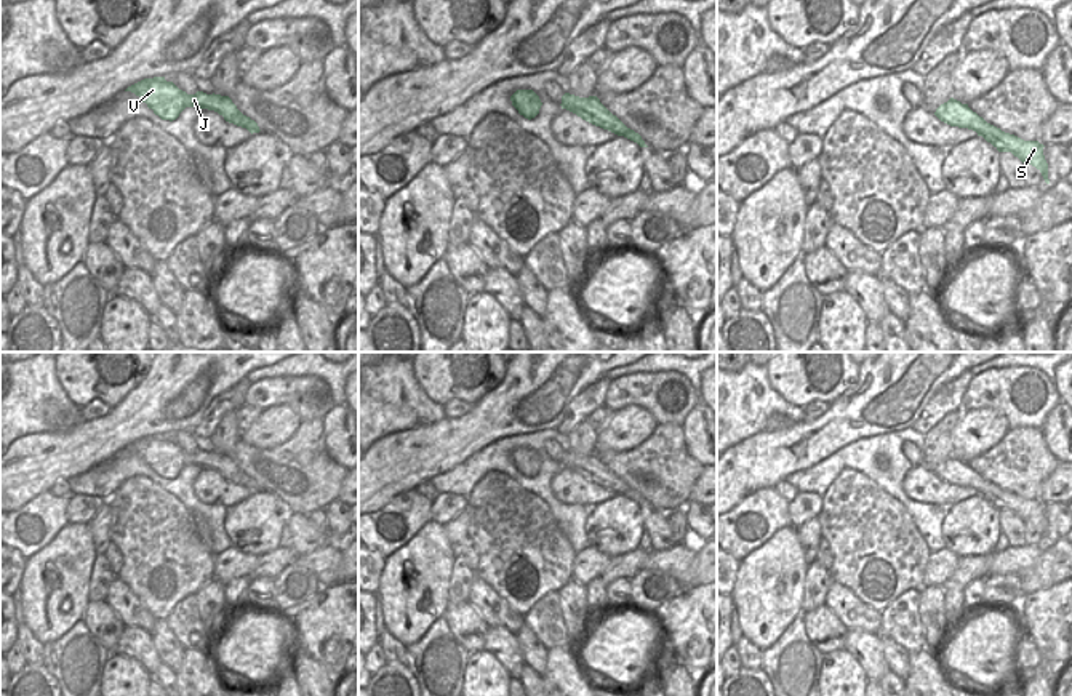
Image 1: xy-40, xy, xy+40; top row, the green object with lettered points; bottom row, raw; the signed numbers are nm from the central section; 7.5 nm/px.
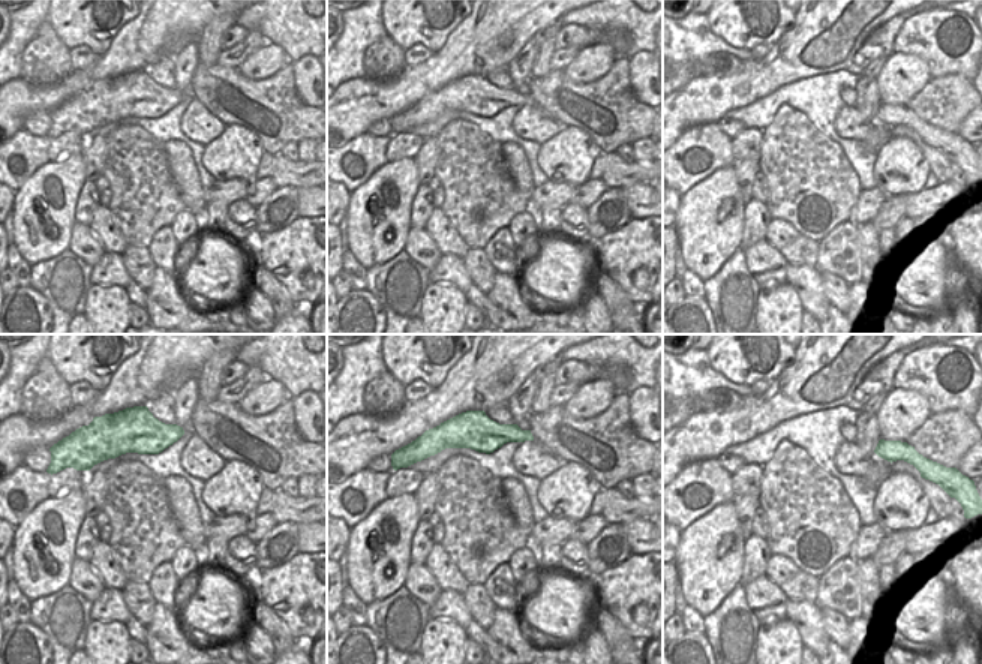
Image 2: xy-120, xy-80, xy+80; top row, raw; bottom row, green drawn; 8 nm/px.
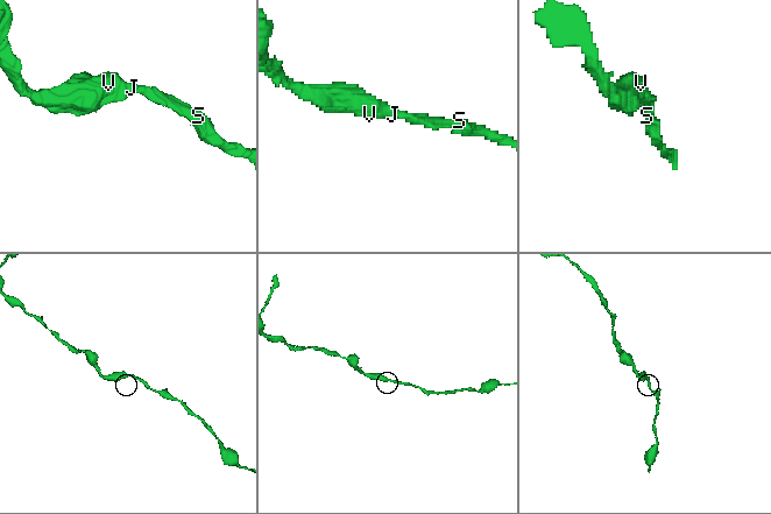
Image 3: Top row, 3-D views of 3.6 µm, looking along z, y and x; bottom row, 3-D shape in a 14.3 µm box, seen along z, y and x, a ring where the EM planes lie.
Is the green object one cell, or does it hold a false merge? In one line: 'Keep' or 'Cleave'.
Keep.

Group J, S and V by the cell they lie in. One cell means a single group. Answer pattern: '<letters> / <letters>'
J S V

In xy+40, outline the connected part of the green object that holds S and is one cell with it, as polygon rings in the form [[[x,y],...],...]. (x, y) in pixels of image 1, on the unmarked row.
[[[950,456],[947,461],[941,462],[934,474],[950,483],[958,486],[968,486],[982,494],[987,501],[990,501],[998,510],[1011,510],[1018,515],[1024,523],[1035,525],[1046,542],[1048,538],[1048,522],[1043,514],[1043,502],[1038,499],[1024,499],[1014,493],[1005,491],[1000,486],[987,482],[982,475],[973,470],[968,462],[962,462],[960,459]]]

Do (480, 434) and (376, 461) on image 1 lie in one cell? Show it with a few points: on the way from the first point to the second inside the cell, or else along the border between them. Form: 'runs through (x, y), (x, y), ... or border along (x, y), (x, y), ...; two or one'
runs through (455, 440), (402, 461); one

